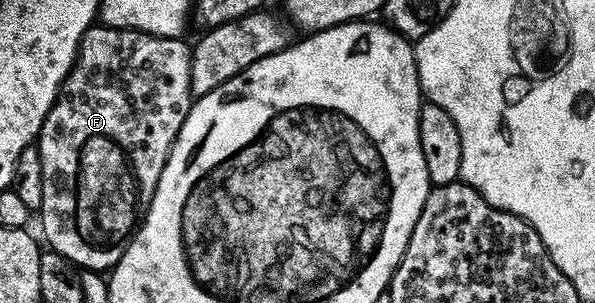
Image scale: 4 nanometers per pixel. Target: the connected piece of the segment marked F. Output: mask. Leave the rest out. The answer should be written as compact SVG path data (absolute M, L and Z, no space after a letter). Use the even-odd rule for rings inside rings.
M93 26L79 43L79 52L75 55L75 65L71 68L61 87L55 105L49 110L45 122L37 137L37 147L41 154L41 206L37 220L43 223L42 239L47 239L46 247L52 252L61 254L66 260L83 270L100 274L114 268L115 263L125 254L127 244L146 216L153 194L157 190L157 182L161 178L161 170L165 170L165 162L171 153L173 142L189 114L193 97L191 94L191 49L186 39L173 36L154 36L148 32L138 32L132 28L108 28Z

